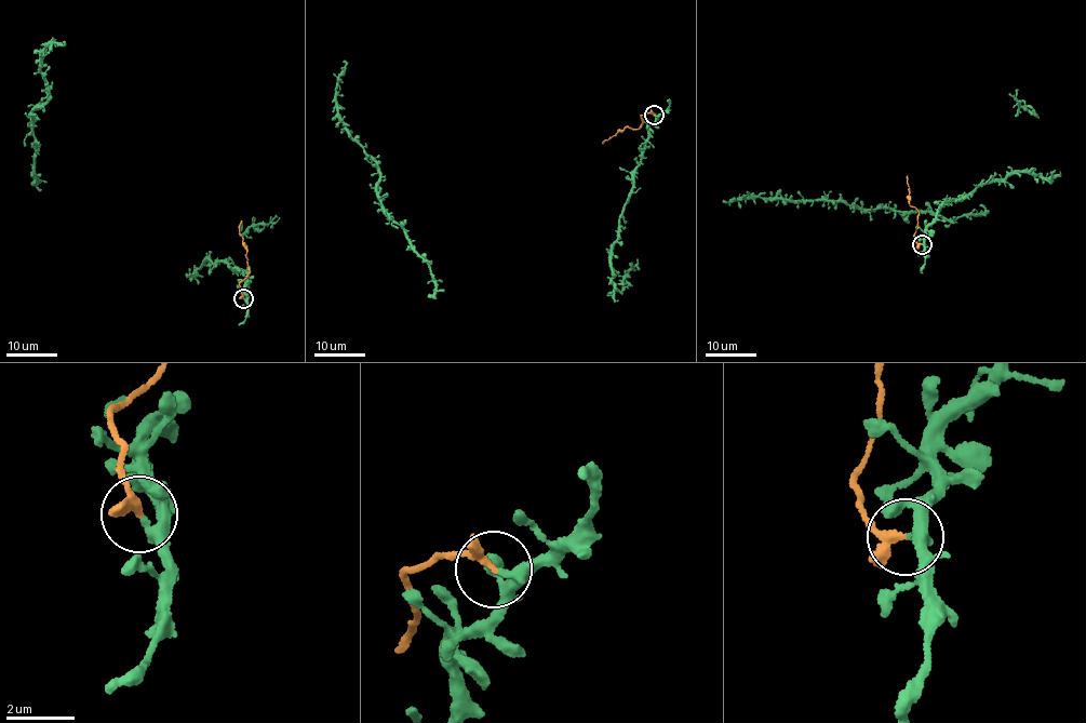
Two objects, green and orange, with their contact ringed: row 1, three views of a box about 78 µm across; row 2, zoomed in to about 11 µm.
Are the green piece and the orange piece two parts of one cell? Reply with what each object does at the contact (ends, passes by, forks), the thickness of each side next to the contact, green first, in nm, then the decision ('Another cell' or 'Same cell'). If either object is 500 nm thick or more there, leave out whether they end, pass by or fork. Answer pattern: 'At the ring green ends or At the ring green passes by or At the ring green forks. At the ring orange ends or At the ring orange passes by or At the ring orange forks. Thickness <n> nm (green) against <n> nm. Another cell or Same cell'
At the ring green passes by. At the ring orange passes by. Thickness 280 nm (green) against 200 nm. Another cell

